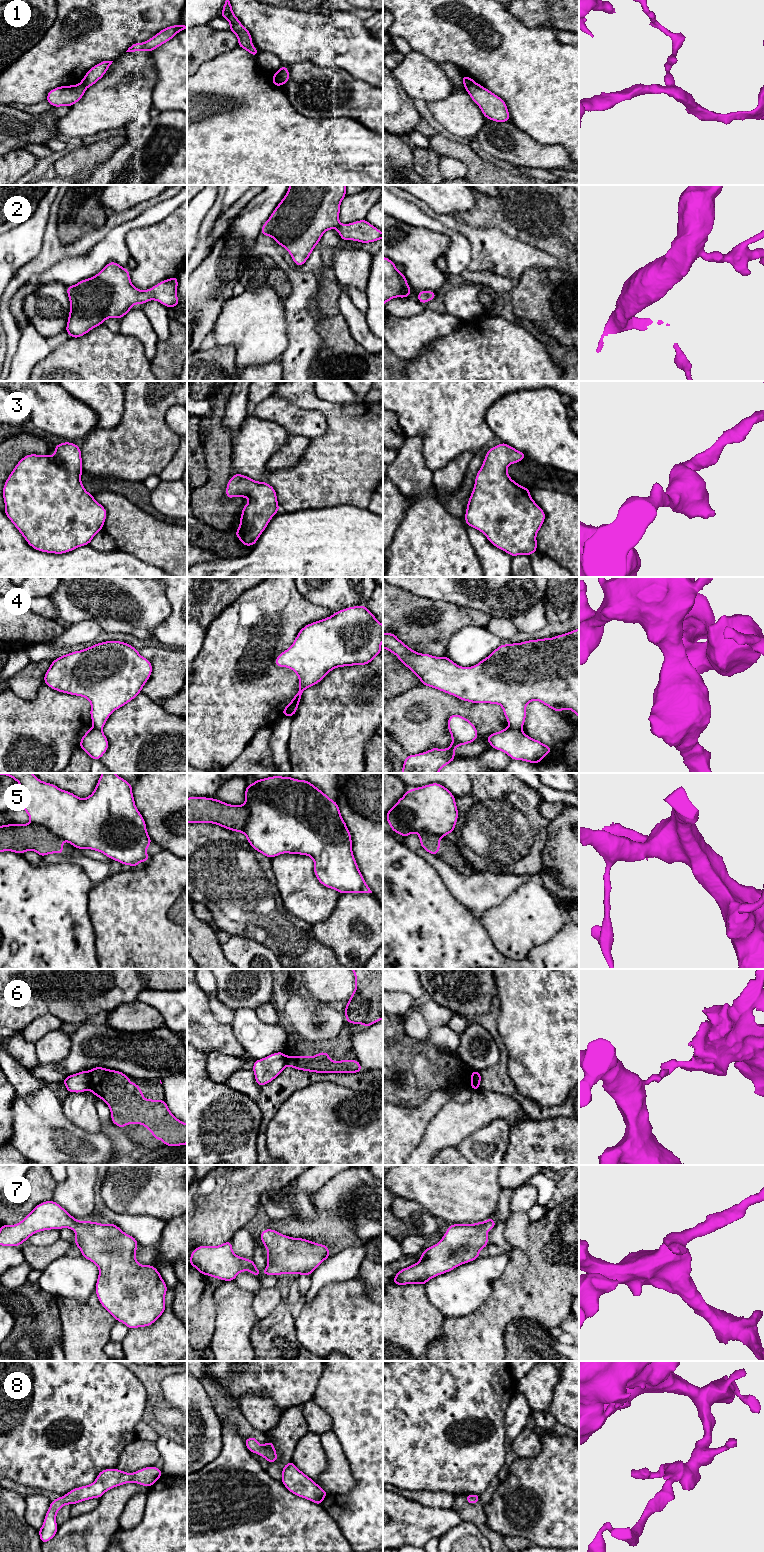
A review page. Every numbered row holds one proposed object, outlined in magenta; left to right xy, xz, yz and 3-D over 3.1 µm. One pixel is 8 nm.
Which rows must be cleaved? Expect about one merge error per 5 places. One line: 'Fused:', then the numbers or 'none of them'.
Fused: 1, 4, 5, 6

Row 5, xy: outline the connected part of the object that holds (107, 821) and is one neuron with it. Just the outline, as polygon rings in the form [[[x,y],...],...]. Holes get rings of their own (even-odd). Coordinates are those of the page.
[[[0,773],[16,780],[21,788],[21,807],[27,812],[32,823],[46,827],[53,834],[69,842],[76,849],[99,851],[111,860],[123,865],[136,867],[140,862],[149,860],[147,847],[153,842],[146,829],[146,823],[136,808],[132,793],[132,784],[115,773],[102,773],[93,793],[87,798],[79,798],[75,794],[61,790],[51,783],[38,779],[32,773]]]

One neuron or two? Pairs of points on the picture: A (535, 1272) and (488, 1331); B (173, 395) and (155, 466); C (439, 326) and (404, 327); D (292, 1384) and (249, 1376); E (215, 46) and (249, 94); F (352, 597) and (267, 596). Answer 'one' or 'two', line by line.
A: one
B: one
C: one
D: one
E: two
F: two

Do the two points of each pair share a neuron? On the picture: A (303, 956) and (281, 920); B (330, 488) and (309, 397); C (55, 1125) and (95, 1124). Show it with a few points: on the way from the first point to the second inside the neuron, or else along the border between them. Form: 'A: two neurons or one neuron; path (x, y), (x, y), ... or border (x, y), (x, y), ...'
A: one neuron; path (295, 947), (281, 929)
B: one neuron; path (333, 465), (332, 417)
C: two neurons; border (62, 1104), (64, 1115), (74, 1124), (97, 1132)

